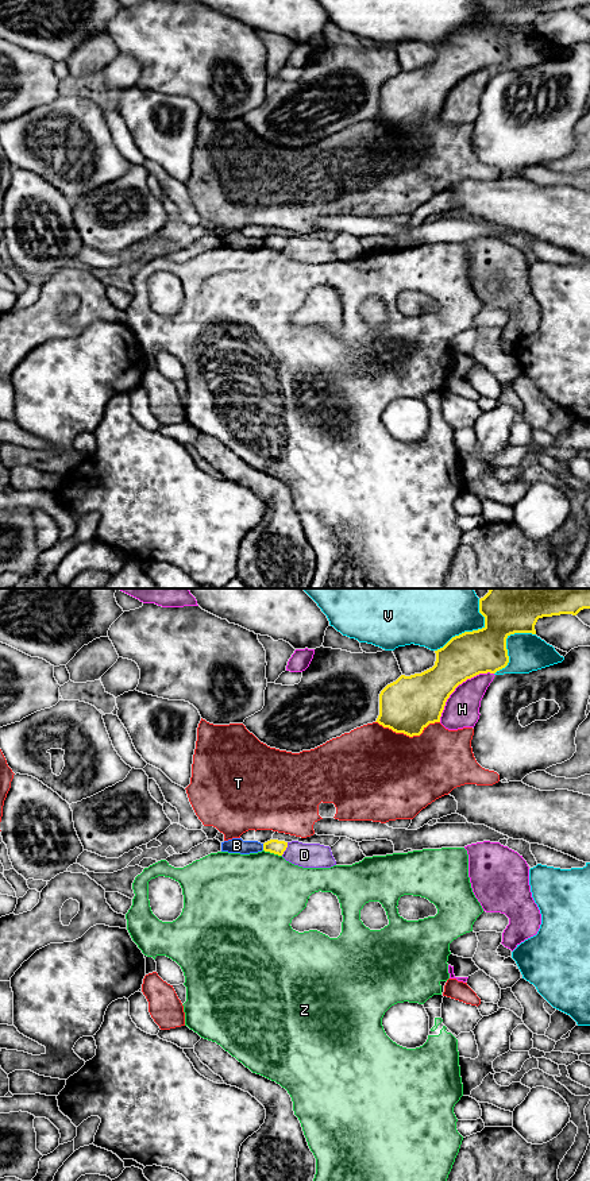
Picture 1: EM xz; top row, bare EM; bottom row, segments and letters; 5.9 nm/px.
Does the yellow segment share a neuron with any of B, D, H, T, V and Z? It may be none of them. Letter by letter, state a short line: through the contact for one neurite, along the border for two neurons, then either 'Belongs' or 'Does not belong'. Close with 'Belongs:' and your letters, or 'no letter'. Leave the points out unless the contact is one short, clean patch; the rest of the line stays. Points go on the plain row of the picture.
B: Line: xz (262, 239), (263, 244). Does not belong
D: Line: xz (288, 238), (281, 250). Does not belong
H: Does not belong
T: Does not belong
V: Does not belong
Z: Does not belong
Belongs: no letter

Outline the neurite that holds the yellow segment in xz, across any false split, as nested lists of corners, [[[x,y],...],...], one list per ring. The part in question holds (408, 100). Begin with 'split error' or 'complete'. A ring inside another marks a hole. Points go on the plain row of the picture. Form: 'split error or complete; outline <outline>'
complete; outline [[[479,0],[485,22],[455,31],[443,43],[435,46],[436,57],[432,63],[410,72],[401,70],[387,80],[379,89],[379,111],[375,117],[396,128],[420,131],[429,119],[440,117],[446,97],[459,80],[479,69],[495,69],[508,61],[506,34],[510,30],[536,30],[535,20],[539,13],[576,11],[583,4],[590,4],[590,0]]]

